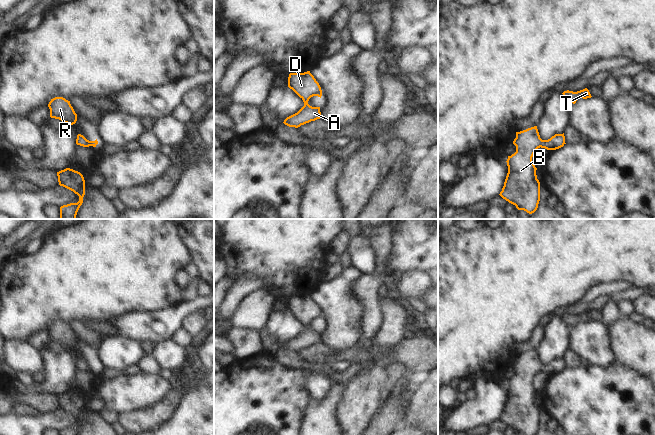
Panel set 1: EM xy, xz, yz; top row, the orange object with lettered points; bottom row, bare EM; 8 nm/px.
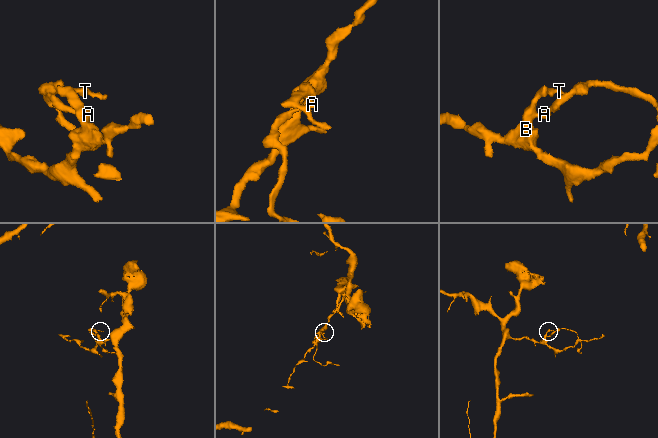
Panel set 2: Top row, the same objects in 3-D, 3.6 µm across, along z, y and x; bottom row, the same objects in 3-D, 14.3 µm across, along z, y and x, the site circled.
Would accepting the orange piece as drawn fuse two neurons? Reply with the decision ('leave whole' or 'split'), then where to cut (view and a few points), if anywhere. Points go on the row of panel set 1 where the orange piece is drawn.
leave whole; no cut

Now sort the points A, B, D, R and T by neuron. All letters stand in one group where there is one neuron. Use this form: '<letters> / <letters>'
A B D R T

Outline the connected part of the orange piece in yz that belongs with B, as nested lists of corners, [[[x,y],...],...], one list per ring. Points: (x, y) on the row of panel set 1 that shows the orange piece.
[[[537,126],[516,132],[513,141],[516,152],[508,156],[508,173],[500,196],[529,214],[534,213],[540,201],[540,182],[537,179],[532,157],[538,148],[556,150],[563,147],[565,136],[555,134],[548,140],[540,138]]]

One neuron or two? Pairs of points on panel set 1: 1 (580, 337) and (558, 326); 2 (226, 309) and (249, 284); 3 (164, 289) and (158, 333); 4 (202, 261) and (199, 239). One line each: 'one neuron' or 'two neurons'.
1: two neurons
2: one neuron
3: two neurons
4: one neuron

